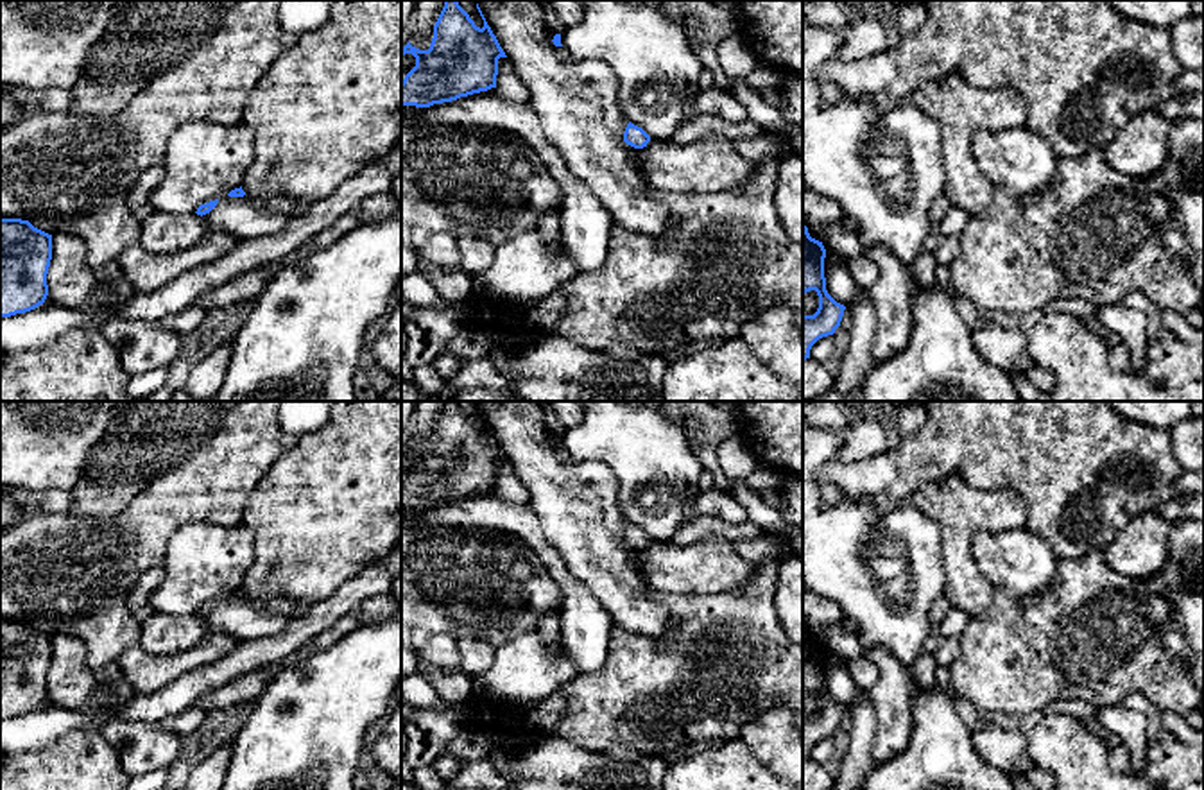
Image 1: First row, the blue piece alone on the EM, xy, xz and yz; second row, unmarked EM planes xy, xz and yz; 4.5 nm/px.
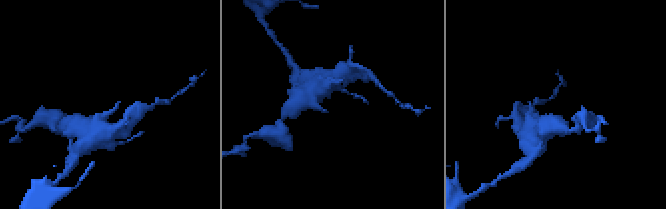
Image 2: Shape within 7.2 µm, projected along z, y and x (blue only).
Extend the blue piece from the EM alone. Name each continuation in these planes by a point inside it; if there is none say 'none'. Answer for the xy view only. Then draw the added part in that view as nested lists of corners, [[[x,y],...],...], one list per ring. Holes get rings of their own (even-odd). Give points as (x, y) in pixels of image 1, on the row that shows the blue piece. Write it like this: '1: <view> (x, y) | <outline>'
none

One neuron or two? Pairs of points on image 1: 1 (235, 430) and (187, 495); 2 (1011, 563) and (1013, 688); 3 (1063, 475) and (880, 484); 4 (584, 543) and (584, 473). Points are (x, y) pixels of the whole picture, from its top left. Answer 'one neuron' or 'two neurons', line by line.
1: one neuron
2: two neurons
3: one neuron
4: one neuron

